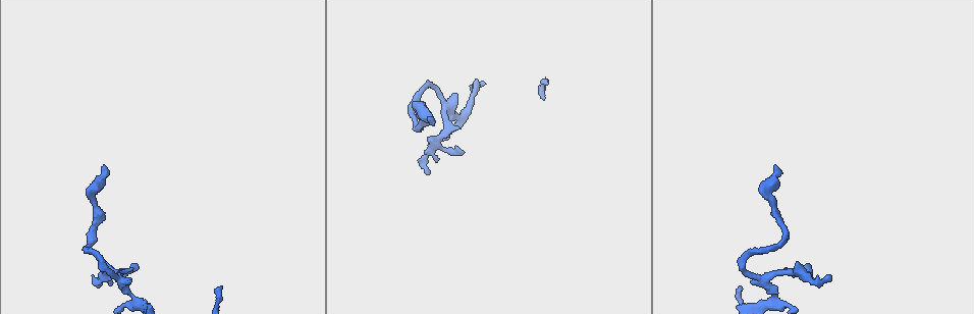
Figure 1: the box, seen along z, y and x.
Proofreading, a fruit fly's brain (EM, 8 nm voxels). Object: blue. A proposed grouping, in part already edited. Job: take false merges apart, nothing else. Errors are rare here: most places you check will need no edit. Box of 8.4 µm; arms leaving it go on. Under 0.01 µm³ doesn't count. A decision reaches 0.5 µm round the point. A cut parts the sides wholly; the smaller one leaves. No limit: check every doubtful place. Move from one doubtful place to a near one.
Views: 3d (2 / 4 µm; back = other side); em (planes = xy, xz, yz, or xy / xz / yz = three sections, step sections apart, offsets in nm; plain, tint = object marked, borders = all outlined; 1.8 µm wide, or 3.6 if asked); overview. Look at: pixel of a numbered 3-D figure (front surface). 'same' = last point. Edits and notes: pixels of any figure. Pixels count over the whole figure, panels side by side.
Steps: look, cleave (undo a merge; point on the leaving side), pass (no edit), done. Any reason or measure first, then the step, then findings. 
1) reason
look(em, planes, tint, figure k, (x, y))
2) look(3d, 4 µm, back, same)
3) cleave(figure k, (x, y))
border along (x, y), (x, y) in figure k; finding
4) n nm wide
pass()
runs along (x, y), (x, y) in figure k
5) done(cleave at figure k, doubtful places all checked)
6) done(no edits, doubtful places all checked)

a fork
look(em, 3.6 µm, planes, tint, figure 1, (134, 299))

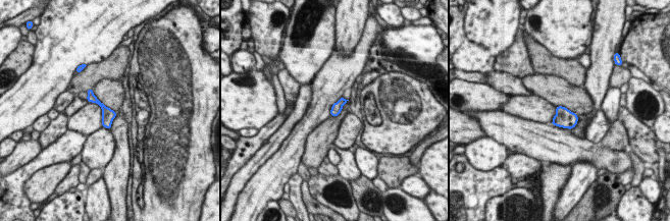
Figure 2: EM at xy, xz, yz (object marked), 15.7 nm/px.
160 nm wide
pass()
continuous, no second cell

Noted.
a narrow waist
look(em, planes, tint, figure 1, (442, 102))

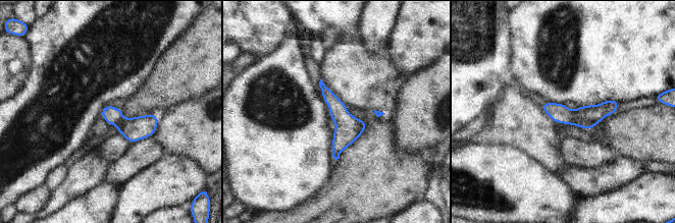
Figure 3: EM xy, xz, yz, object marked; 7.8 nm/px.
pass()
runs along (615, 103), (591, 115), (544, 107) in figure 3; all the same cell

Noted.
sharp bend
look(em, xz, step 4, tint, figure 1, (417, 129))

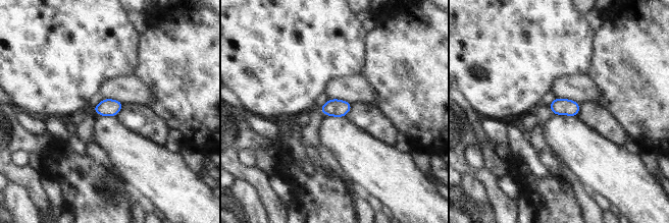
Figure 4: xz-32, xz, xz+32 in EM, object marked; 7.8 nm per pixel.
pass()
all the same cell

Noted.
abrupt turn
look(em, xz, step 8, tint, figure 1, (434, 143))

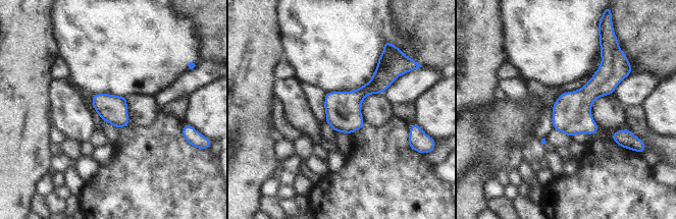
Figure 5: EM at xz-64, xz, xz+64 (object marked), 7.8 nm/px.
look(em, planes, tint, same)

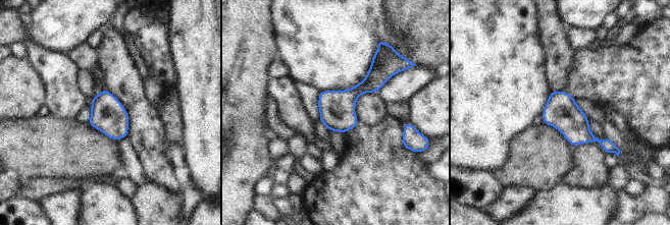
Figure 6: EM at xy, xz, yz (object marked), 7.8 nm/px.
pass()
all the same cell

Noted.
abrupt turn
look(em, planes, plain, figure 1, (745, 258))

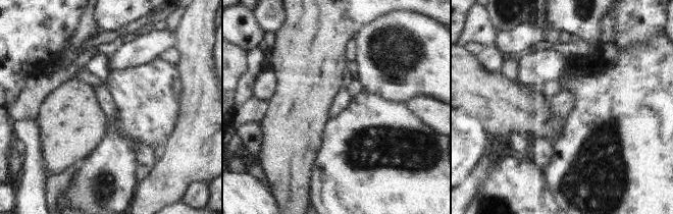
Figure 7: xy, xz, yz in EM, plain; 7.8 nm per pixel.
where the object lies
look(em, planes, tint, same)

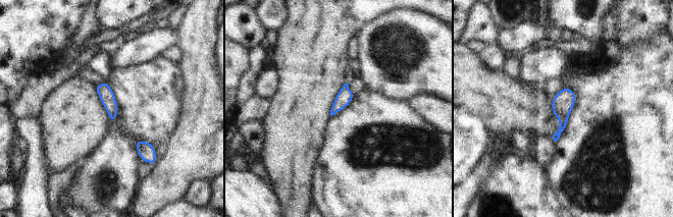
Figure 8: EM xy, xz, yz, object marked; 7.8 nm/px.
120 nm wide
pass()
one cell here

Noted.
done(no edits, doubtful places all checked)

